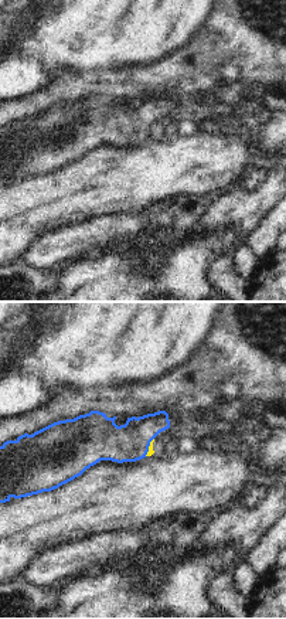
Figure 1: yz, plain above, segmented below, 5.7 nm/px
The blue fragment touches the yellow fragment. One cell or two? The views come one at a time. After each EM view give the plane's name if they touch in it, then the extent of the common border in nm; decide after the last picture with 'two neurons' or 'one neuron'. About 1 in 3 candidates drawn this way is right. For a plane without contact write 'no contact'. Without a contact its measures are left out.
yz | 120 nm

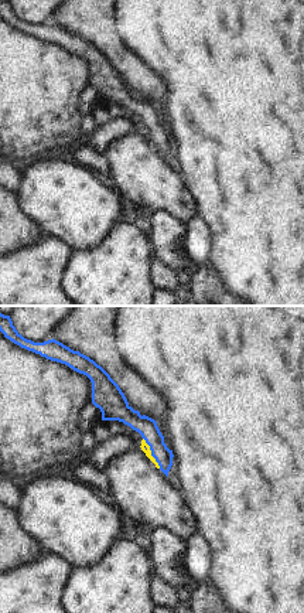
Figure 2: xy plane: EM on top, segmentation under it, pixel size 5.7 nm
xy | 200 nm

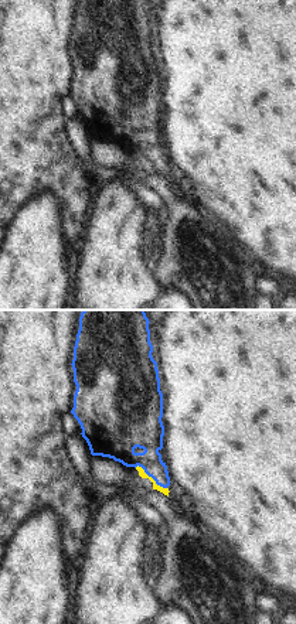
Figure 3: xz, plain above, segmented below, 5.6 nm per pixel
xz | 220 nm

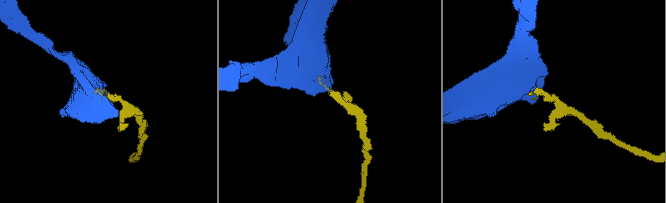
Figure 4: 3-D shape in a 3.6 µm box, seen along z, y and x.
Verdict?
one neuron

